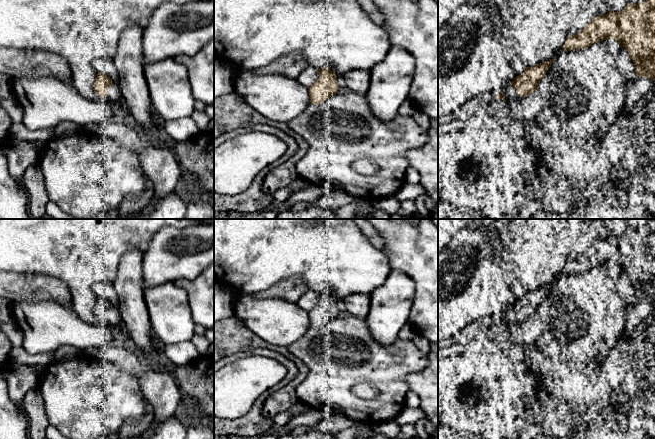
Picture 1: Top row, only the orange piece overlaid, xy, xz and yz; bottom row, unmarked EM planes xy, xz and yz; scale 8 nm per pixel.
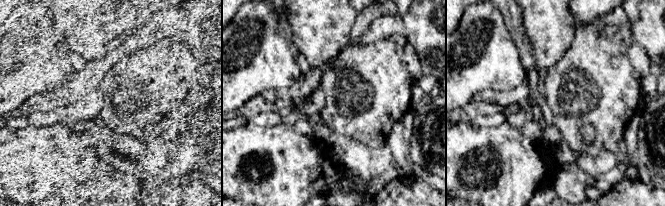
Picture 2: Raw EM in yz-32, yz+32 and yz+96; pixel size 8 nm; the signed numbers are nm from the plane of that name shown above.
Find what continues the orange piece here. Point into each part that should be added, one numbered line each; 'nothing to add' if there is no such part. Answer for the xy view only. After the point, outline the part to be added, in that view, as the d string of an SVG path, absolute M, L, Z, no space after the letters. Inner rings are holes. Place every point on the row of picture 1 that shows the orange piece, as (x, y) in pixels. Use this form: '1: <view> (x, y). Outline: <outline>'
1: xy (114, 94). Outline: M112 82L110 85L106 98L112 103L112 104L119 104L121 98L123 97L122 91L119 85Z

